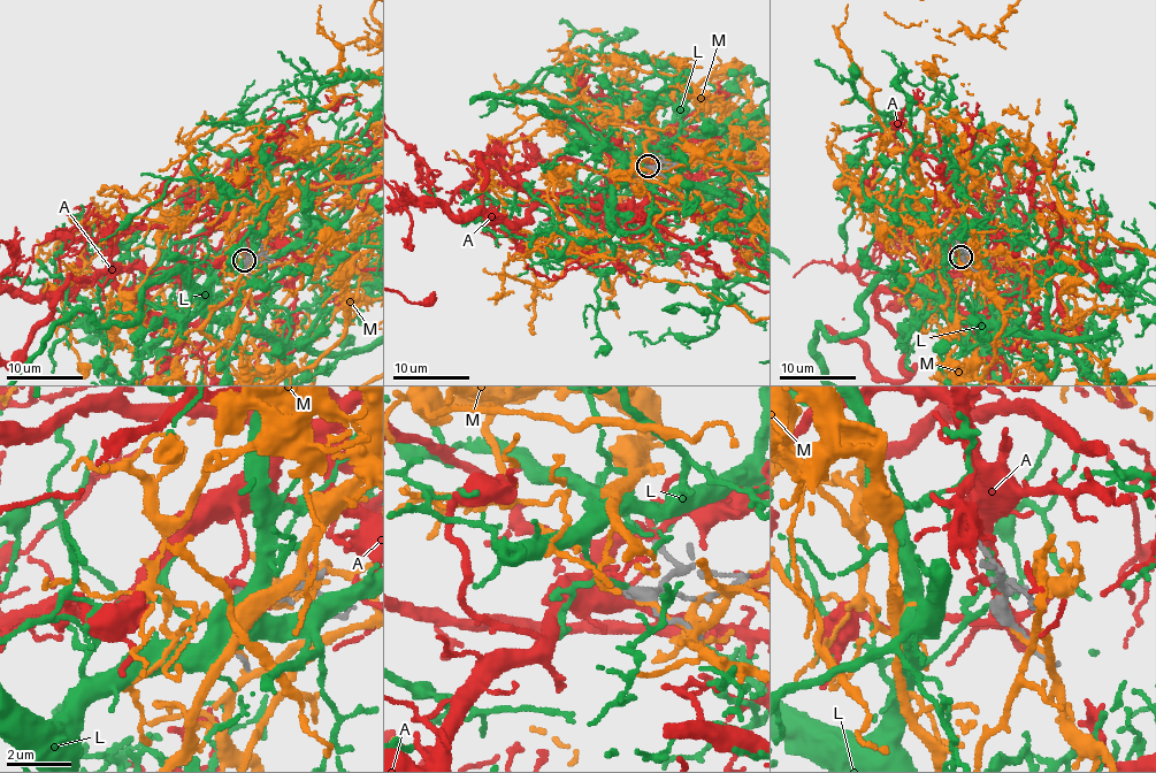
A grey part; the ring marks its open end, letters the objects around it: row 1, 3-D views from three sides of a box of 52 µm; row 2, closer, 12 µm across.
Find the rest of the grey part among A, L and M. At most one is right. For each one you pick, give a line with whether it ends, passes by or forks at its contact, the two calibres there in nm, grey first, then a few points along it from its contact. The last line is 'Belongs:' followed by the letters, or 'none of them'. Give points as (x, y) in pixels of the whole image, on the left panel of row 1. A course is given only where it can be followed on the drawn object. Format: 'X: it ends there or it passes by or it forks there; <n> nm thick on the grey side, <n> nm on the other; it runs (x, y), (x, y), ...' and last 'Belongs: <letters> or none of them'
L: it ends there; 360 nm thick on the grey side, 130 nm on the other
Belongs: L

